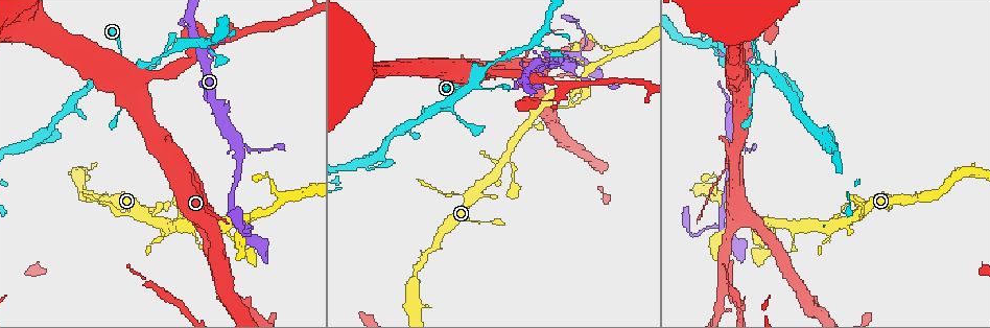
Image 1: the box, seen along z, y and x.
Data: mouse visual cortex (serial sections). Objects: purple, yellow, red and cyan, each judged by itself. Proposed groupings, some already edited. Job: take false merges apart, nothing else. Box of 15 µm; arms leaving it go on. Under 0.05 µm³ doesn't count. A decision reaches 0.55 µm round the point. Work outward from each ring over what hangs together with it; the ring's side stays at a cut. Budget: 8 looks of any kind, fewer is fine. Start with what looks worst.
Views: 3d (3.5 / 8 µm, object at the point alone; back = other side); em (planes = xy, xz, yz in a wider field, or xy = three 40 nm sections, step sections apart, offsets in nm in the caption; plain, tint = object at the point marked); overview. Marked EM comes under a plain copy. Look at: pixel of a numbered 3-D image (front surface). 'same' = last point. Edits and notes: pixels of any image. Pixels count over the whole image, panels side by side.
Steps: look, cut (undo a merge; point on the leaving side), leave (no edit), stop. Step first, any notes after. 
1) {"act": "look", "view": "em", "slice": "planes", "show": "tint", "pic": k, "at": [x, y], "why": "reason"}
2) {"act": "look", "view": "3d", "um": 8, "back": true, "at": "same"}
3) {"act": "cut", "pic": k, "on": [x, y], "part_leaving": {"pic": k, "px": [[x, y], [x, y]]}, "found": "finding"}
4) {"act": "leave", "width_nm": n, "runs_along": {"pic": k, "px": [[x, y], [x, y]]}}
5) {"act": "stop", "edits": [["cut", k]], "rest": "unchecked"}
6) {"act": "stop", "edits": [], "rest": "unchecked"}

{"act": "look", "view": "3d", "um": 3.5, "pic": 1, "at": [184, 171], "why": "sharp bend"}

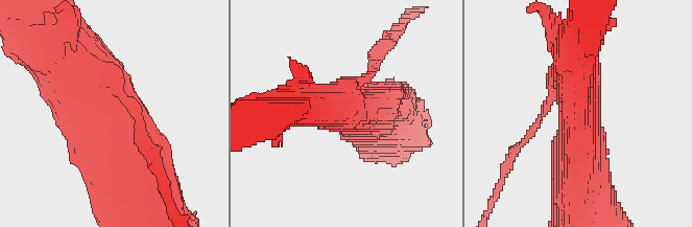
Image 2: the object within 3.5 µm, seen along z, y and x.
{"act": "look", "view": "em", "slice": "xy", "step": 1, "show": "tint", "pic": 2, "at": [110, 105]}

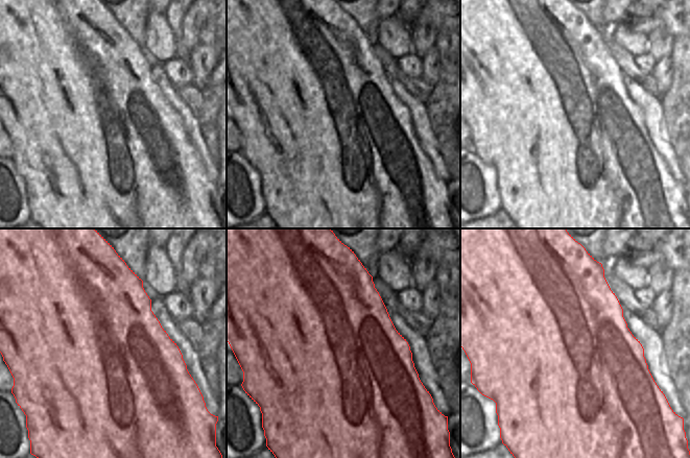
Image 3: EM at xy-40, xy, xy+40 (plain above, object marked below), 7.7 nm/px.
{"act": "cut", "pic": 2, "on": [299, 66], "found": "two cells meet here"}

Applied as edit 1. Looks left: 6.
{"act": "look", "view": "3d", "um": 3.5, "pic": 1, "at": [583, 92], "why": "narrows sharply"}

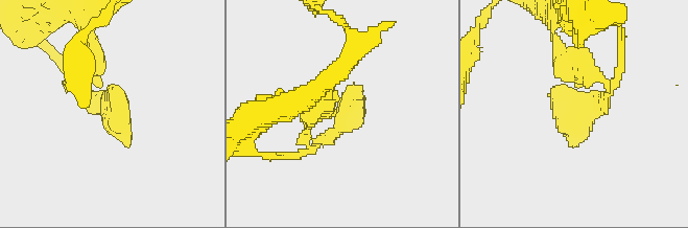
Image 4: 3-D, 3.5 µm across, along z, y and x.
{"act": "look", "view": "em", "slice": "planes", "show": "tint", "pic": 4, "at": [106, 95]}

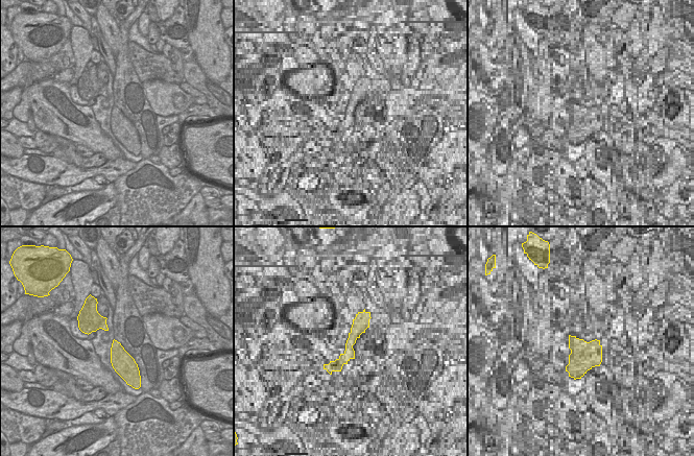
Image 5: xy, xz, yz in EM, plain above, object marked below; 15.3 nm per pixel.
{"act": "leave", "found": "all the same cell"}

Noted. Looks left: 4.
{"act": "look", "view": "3d", "um": 3.5, "back": true, "pic": 1, "at": [458, 86], "why": "calibre changes"}

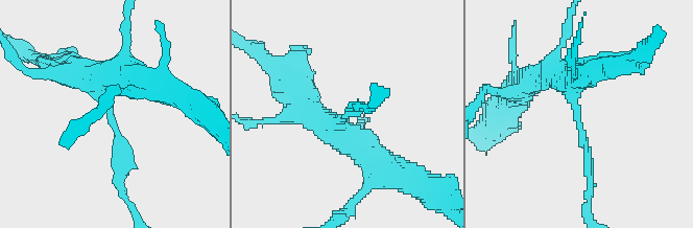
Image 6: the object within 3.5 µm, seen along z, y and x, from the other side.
{"act": "look", "view": "em", "slice": "planes", "show": "tint", "pic": 6, "at": [574, 114]}

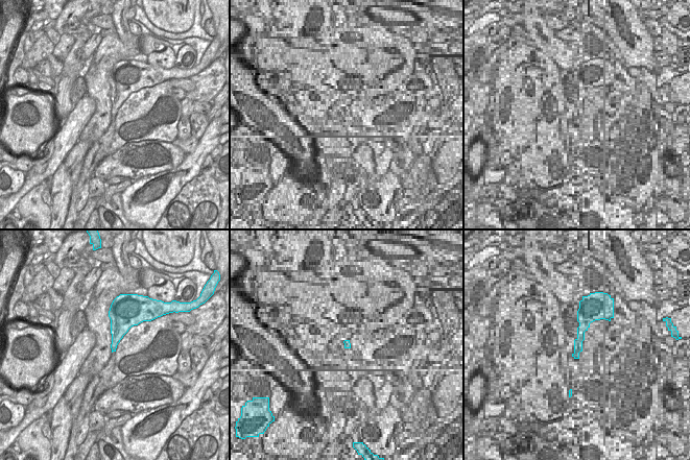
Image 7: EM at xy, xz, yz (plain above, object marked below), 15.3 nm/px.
{"act": "leave", "arm_widths_nm": [150, 300], "runs_along": {"pic": 6, "px": [[554, 59], [552, 65], [571, 91], [590, 178]]}, "found": "one cell here"}

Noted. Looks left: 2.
{"act": "stop", "edits": [["cut", 2]], "rest": "unchecked"}

